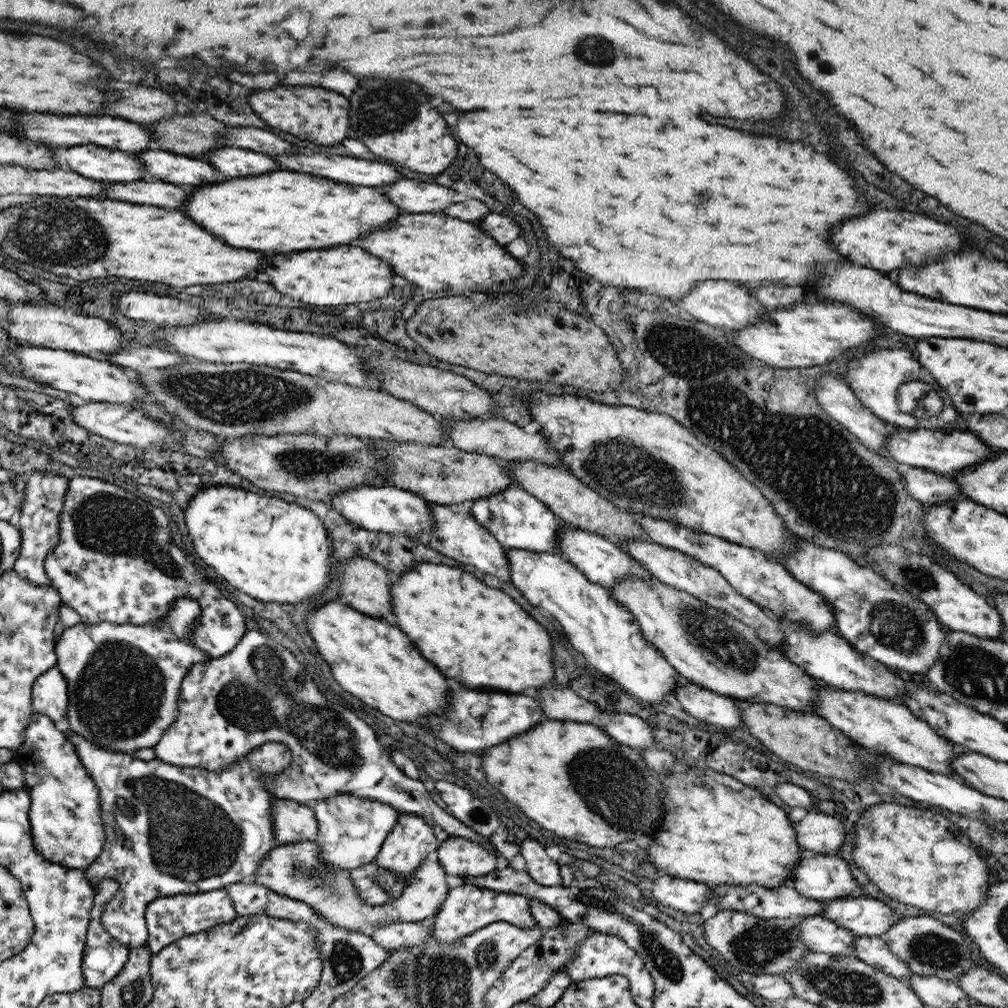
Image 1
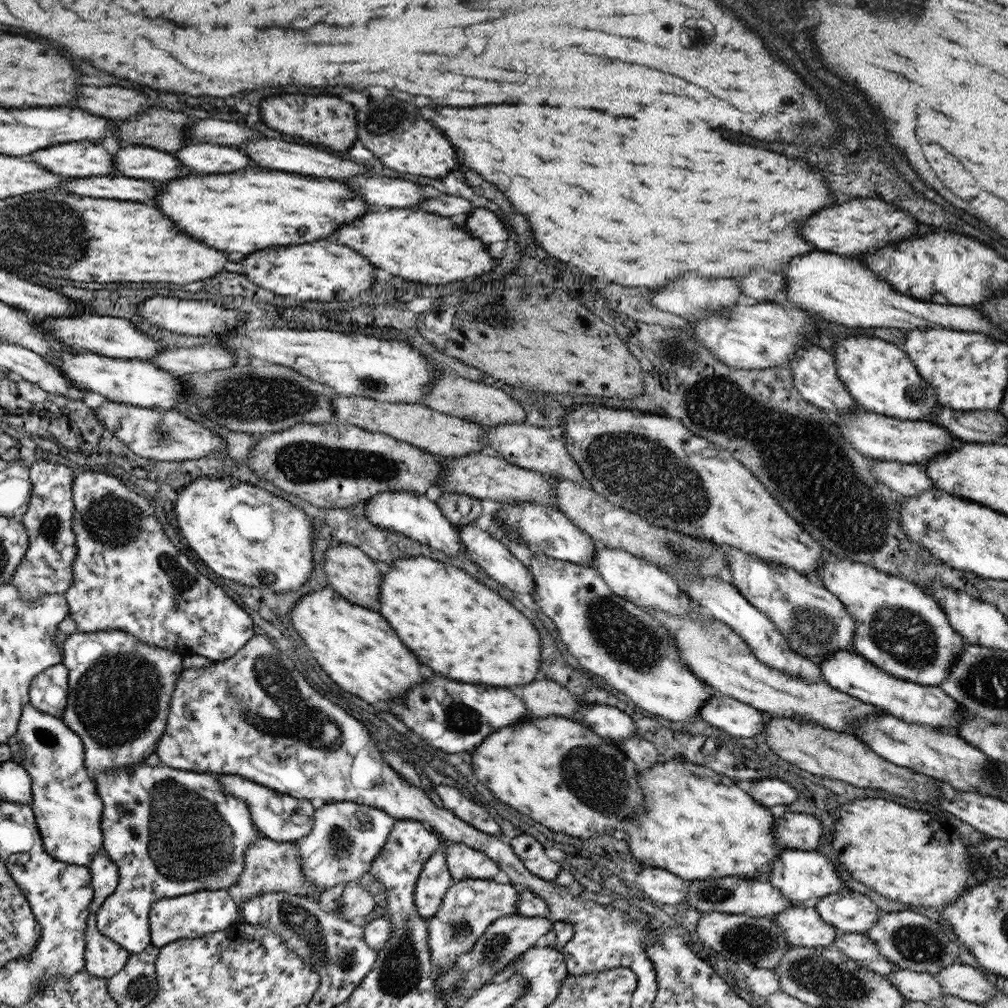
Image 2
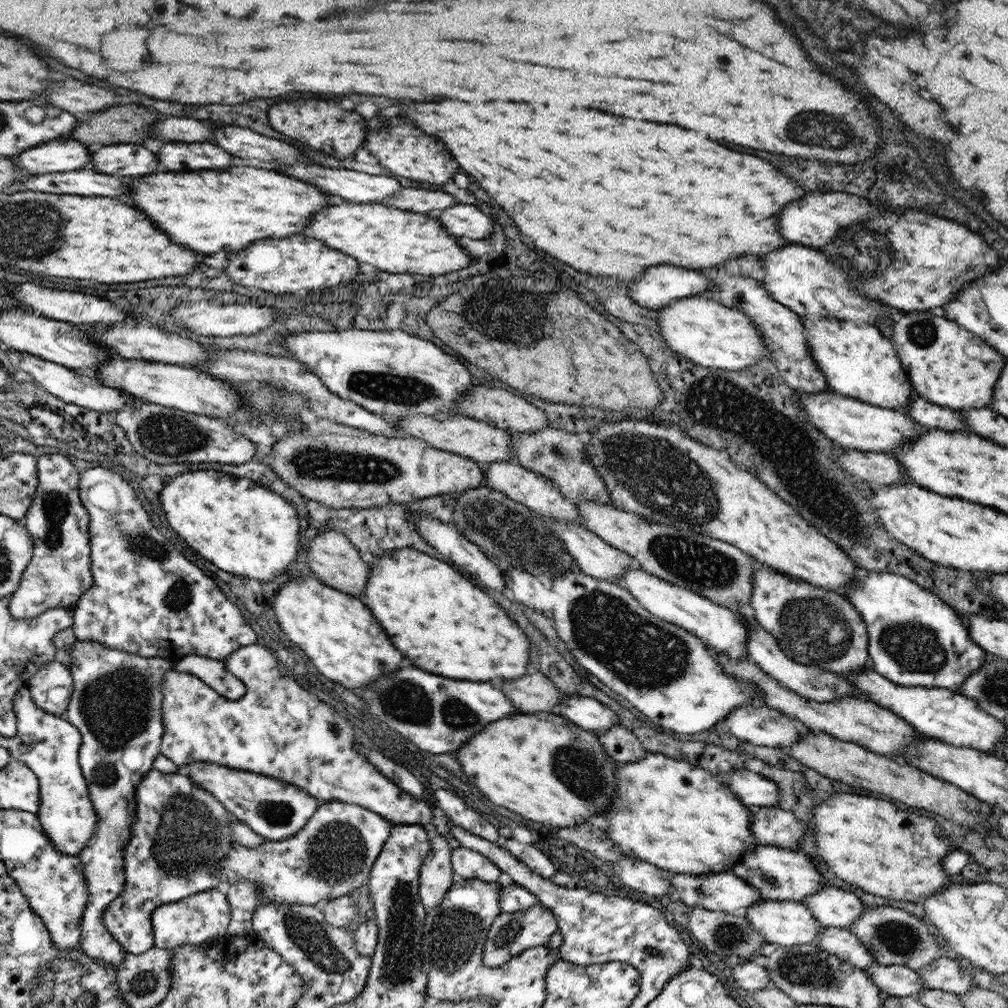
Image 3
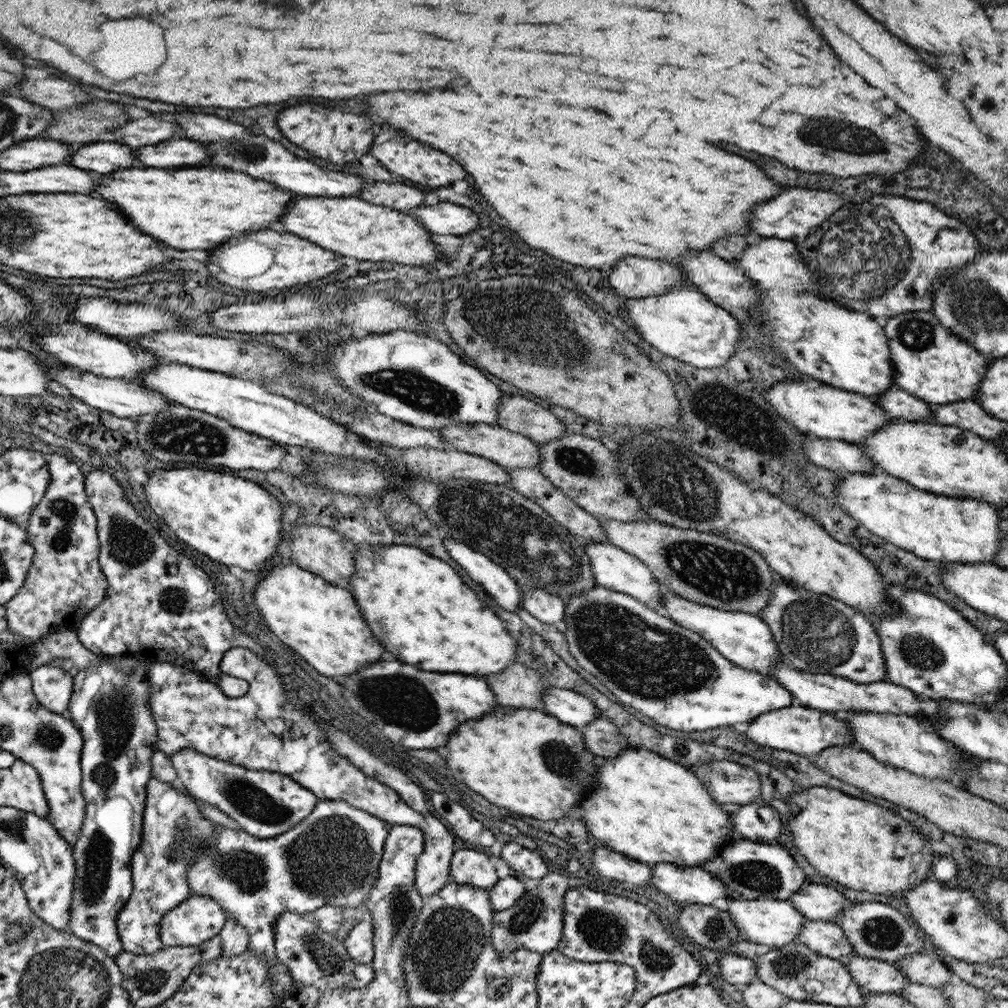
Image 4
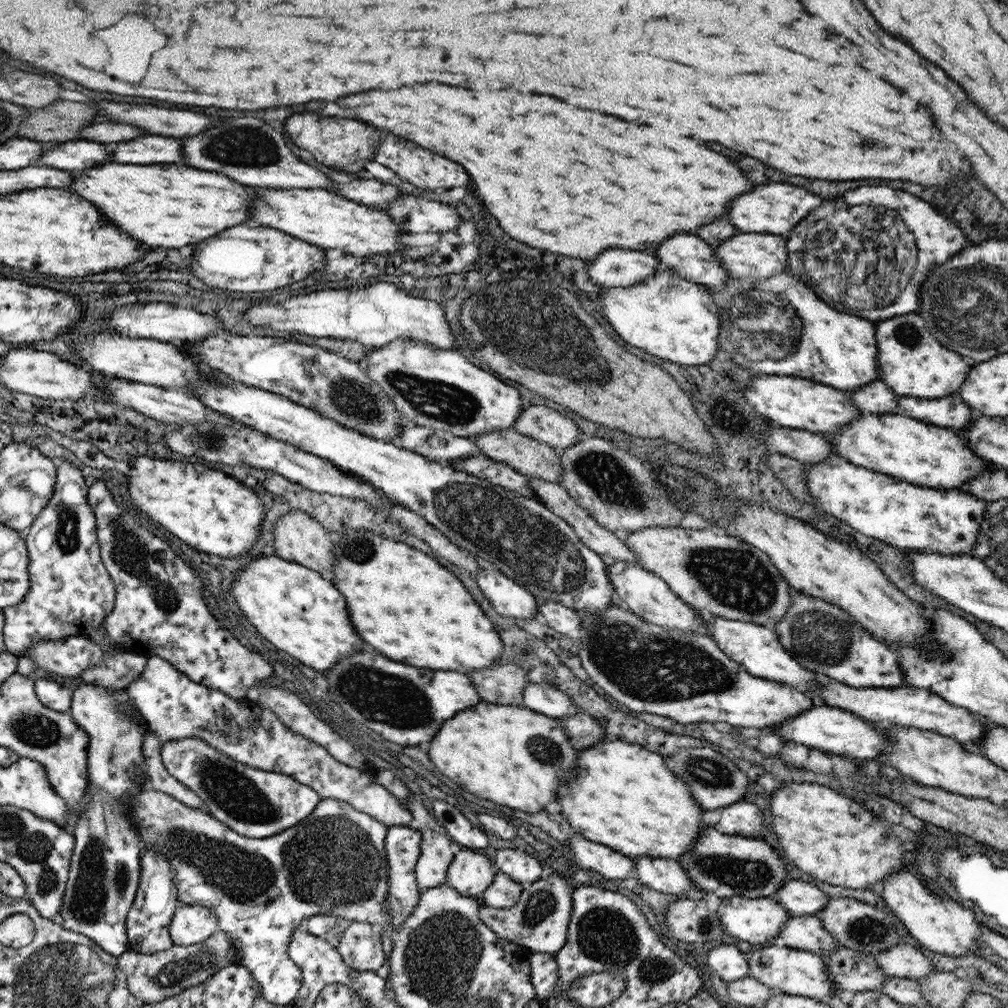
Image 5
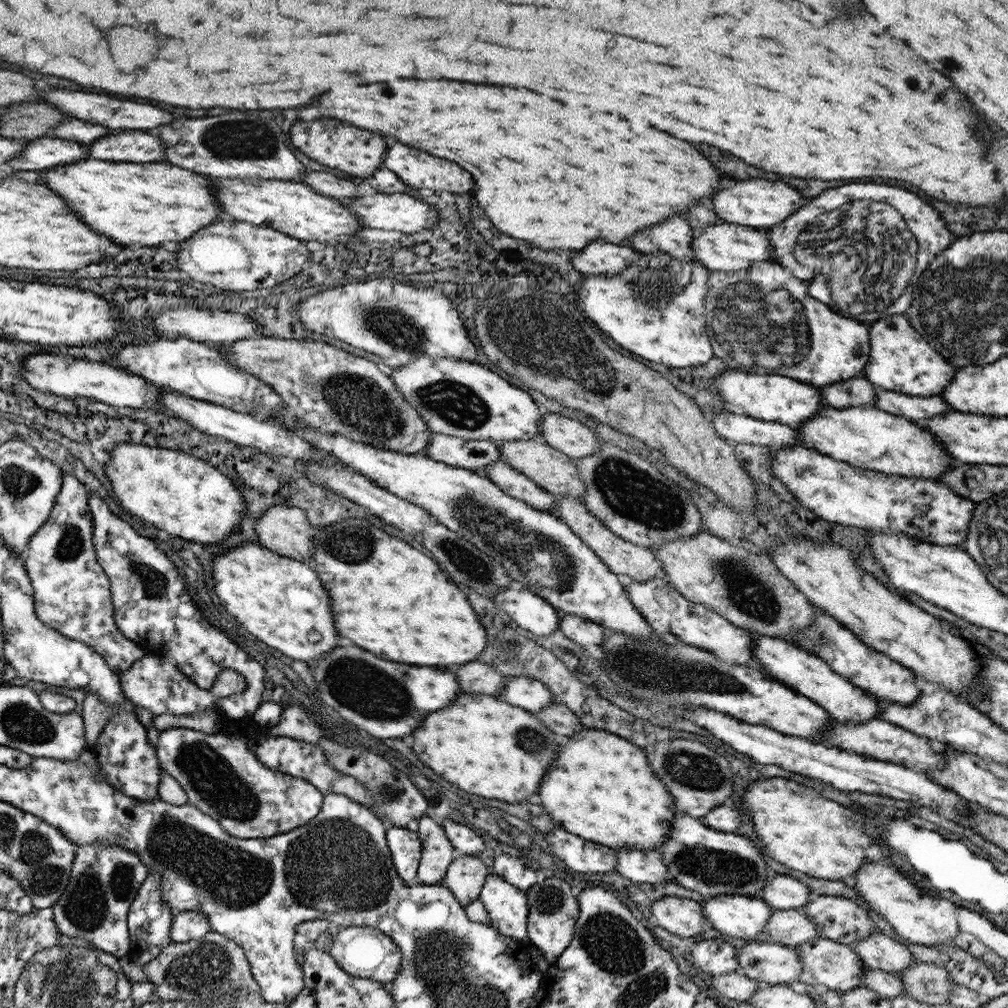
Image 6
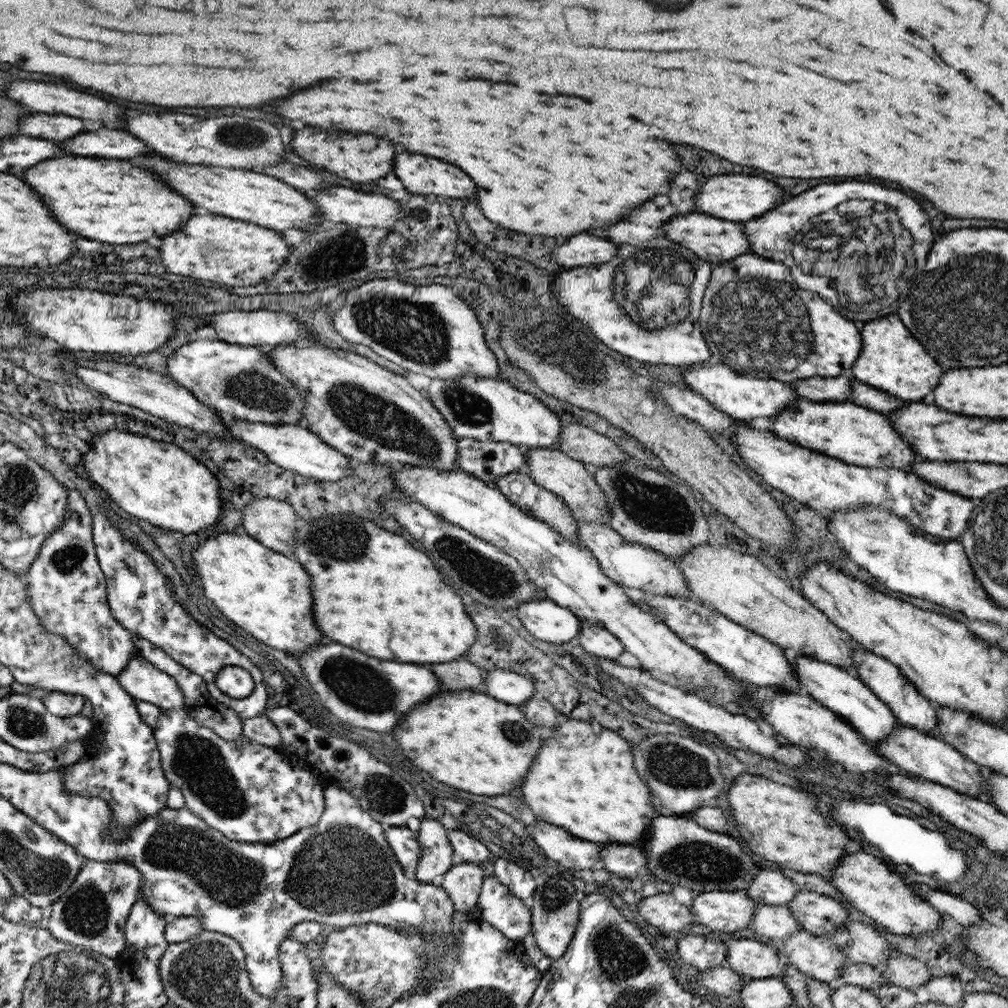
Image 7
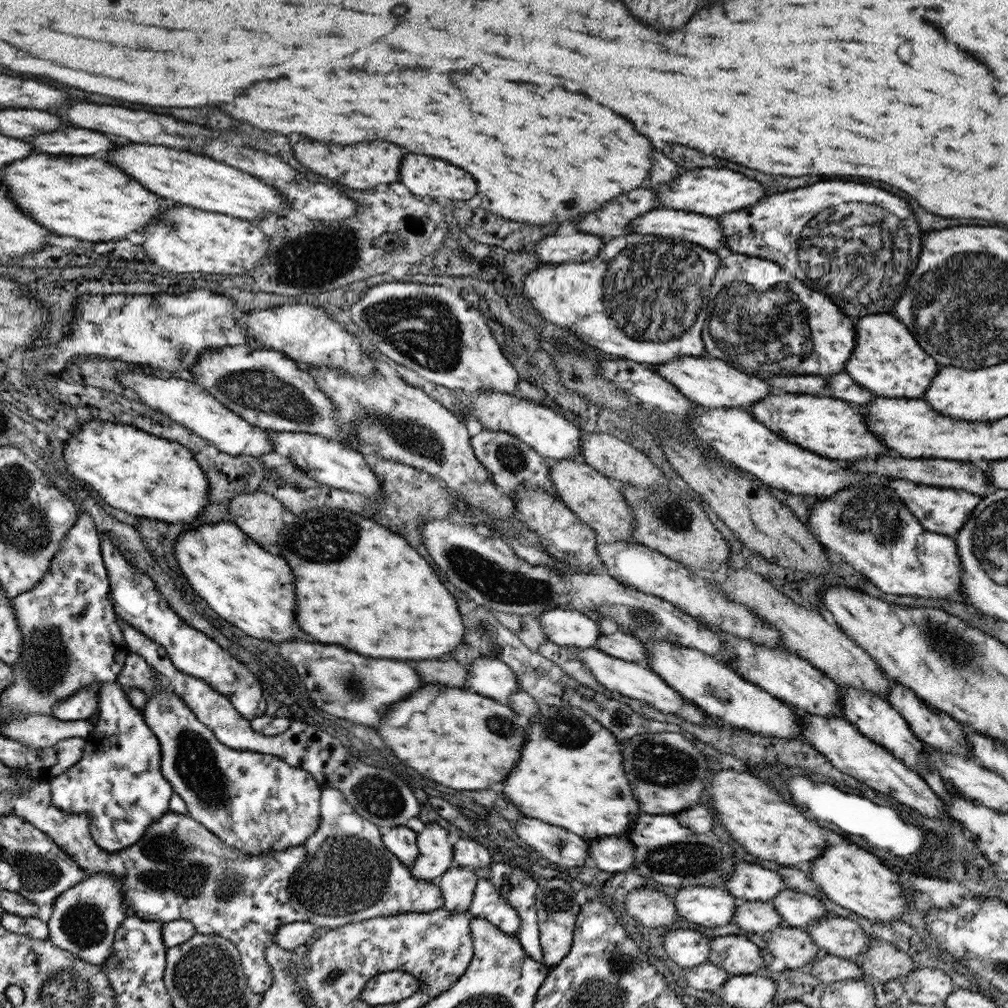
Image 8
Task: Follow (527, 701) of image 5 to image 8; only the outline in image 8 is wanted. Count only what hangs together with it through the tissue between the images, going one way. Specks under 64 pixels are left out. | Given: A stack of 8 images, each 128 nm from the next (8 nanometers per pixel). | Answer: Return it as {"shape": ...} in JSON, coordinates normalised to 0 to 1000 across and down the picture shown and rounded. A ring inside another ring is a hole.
{"shape":[[[492,649],[475,651],[464,661],[461,683],[498,699],[515,683],[510,667]]]}

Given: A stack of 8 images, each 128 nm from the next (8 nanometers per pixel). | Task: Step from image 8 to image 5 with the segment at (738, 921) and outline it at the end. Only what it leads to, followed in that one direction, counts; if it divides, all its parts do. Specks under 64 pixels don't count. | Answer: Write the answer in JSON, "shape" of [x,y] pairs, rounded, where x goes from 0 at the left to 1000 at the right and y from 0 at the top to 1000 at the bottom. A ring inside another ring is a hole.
{"shape":[[[807,908],[783,909],[779,918],[771,926],[771,931],[774,931],[781,939],[813,947],[834,939]]]}

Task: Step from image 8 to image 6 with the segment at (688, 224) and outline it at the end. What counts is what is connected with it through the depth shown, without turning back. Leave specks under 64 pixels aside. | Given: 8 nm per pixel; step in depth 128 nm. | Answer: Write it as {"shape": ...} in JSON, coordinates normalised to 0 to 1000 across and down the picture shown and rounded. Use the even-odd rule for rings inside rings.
{"shape":[[[707,222],[699,228],[688,228],[686,246],[691,260],[703,269],[729,269],[751,260],[767,259],[766,246],[759,228],[732,222]]]}

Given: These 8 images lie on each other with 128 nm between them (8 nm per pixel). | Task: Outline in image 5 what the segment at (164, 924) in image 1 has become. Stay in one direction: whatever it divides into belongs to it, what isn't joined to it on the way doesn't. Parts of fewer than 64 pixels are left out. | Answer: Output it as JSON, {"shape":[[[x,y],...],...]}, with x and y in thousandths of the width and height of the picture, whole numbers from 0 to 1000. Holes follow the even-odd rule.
{"shape":[[[177,897],[169,915],[169,931],[176,938],[201,936],[216,924],[212,905],[195,897]]]}

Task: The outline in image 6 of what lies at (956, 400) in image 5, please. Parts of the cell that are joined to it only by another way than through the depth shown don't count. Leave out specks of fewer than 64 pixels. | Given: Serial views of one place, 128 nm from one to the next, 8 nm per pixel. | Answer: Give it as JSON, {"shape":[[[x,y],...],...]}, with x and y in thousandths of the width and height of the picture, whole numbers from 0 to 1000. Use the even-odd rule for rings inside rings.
{"shape":[[[868,386],[868,405],[887,413],[894,413],[905,419],[916,418],[924,413],[941,409],[943,405],[930,393],[915,394]]]}

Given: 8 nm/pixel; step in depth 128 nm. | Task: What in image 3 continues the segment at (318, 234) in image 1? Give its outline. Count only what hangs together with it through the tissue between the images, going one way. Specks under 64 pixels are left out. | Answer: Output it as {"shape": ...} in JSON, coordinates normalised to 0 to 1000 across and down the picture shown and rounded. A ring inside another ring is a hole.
{"shape":[[[229,165],[225,171],[205,169],[201,173],[158,171],[130,177],[128,187],[132,204],[142,206],[166,234],[174,234],[178,242],[186,242],[186,246],[193,246],[193,250],[201,252],[219,248],[235,250],[259,236],[285,236],[297,232],[305,224],[309,212],[333,199],[309,183],[249,165]]]}

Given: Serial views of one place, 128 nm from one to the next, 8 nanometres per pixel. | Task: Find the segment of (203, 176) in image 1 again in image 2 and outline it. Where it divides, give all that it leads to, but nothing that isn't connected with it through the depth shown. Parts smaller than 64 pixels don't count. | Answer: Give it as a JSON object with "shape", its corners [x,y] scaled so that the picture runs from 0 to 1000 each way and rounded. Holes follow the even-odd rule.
{"shape":[[[126,145],[116,149],[112,155],[114,159],[118,159],[118,171],[130,177],[142,177],[142,179],[146,177],[146,179],[164,181],[164,179],[180,177],[186,173],[186,169],[182,169],[176,157],[152,147]]]}

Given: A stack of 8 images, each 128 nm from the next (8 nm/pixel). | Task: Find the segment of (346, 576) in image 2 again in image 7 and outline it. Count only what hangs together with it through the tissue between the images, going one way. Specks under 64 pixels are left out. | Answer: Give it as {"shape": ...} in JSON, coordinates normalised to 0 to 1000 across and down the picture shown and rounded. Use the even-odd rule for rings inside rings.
{"shape":[[[273,494],[251,496],[241,504],[242,528],[266,545],[290,554],[296,512],[285,498]]]}

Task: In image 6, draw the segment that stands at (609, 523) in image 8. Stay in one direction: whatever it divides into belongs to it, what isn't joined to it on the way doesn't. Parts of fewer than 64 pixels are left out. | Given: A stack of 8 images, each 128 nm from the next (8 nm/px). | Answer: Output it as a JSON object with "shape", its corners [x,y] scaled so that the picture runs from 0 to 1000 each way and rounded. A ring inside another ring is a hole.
{"shape":[[[531,435],[525,437],[500,437],[491,440],[495,440],[495,443],[497,443],[498,456],[513,468],[520,470],[534,484],[547,489],[551,494],[560,492],[571,497],[577,496],[580,481],[576,479],[572,465],[564,453]]]}

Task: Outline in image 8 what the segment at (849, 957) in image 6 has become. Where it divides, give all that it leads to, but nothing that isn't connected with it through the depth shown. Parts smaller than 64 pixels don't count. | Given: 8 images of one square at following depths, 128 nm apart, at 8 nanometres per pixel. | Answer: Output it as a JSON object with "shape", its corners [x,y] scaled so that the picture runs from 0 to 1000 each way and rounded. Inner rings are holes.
{"shape":[[[779,918],[769,920],[765,926],[759,926],[757,932],[760,935],[759,942],[767,950],[777,952],[780,961],[796,962],[799,957],[818,946],[805,935],[801,925],[793,921]]]}

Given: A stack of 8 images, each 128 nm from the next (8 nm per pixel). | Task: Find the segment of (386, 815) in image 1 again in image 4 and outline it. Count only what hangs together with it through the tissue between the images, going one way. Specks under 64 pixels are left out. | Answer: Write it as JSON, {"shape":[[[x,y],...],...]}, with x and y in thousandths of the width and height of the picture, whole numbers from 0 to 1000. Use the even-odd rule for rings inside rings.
{"shape":[[[336,793],[315,795],[313,797],[312,804],[309,805],[303,813],[297,815],[293,820],[289,820],[288,823],[281,825],[281,827],[271,829],[270,831],[257,832],[256,830],[247,829],[239,823],[235,824],[230,821],[221,821],[220,819],[214,818],[214,825],[212,825],[210,832],[202,835],[201,841],[205,841],[205,843],[200,844],[199,850],[196,850],[192,857],[187,861],[187,876],[189,881],[188,889],[205,889],[205,891],[211,891],[211,893],[215,894],[215,897],[217,897],[217,901],[221,902],[224,913],[233,913],[233,917],[237,917],[237,919],[245,925],[245,939],[247,939],[248,943],[251,943],[257,949],[257,952],[265,954],[265,962],[267,962],[265,972],[270,974],[269,982],[273,984],[276,994],[279,994],[279,992],[287,986],[290,980],[291,971],[289,971],[289,965],[285,963],[285,958],[281,957],[281,954],[277,953],[277,950],[273,948],[272,945],[273,913],[277,913],[277,907],[281,907],[281,905],[289,905],[289,907],[301,909],[305,906],[310,907],[313,903],[324,899],[334,899],[334,901],[337,902],[347,900],[352,903],[356,901],[356,899],[364,893],[367,888],[367,881],[373,874],[376,852],[379,848],[380,836],[382,830],[384,829],[385,822],[385,816],[368,810],[368,807],[365,807],[360,803],[352,802],[351,799],[344,798],[343,795]]]}

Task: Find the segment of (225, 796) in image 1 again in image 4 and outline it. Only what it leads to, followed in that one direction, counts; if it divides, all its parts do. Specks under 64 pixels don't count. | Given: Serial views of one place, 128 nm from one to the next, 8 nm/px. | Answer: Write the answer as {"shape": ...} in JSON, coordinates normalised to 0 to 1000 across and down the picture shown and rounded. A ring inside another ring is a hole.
{"shape":[[[149,773],[145,778],[144,804],[141,810],[141,833],[129,853],[132,883],[118,905],[114,920],[118,921],[121,939],[136,947],[150,946],[161,940],[161,911],[170,901],[188,890],[187,861],[199,850],[204,833],[209,833],[214,817],[201,810],[193,792],[176,778]]]}

